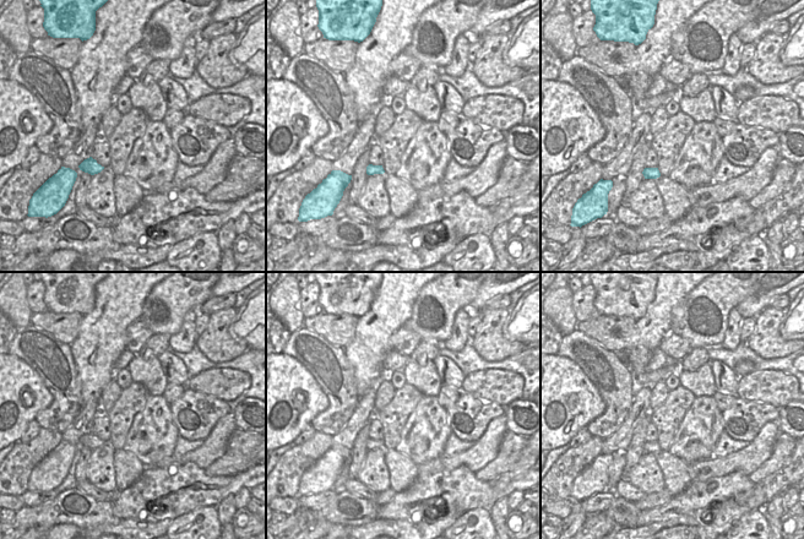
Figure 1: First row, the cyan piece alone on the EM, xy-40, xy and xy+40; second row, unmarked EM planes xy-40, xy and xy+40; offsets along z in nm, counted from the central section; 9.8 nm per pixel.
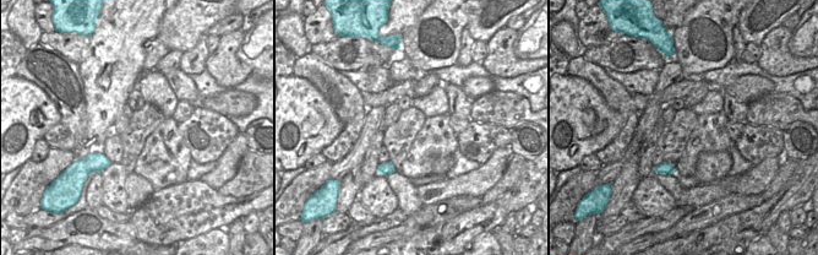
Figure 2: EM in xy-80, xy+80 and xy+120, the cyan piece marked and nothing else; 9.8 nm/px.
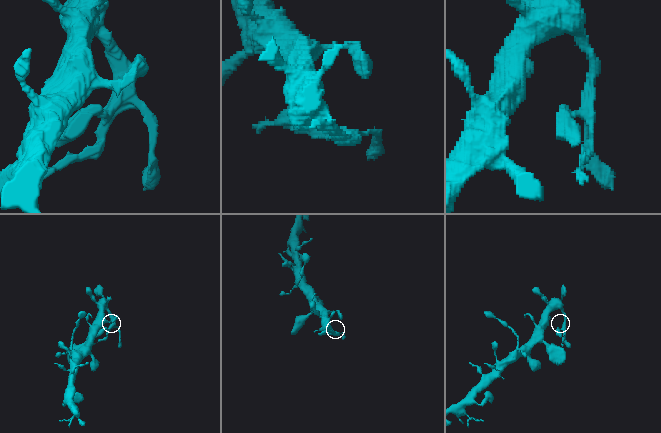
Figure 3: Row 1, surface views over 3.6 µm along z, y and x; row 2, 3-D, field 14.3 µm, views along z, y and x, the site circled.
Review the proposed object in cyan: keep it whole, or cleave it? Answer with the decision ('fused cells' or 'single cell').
single cell

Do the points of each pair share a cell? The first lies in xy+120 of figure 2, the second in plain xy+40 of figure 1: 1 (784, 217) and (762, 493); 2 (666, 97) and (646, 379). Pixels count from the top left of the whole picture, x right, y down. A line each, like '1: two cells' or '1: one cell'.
1: two cells
2: one cell

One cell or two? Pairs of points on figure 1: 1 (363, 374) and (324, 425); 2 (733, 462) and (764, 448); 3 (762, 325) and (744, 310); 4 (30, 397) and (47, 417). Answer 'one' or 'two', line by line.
1: two
2: one
3: two
4: two

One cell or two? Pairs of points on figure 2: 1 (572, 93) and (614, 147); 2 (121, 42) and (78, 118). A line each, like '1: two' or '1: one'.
1: two
2: two

